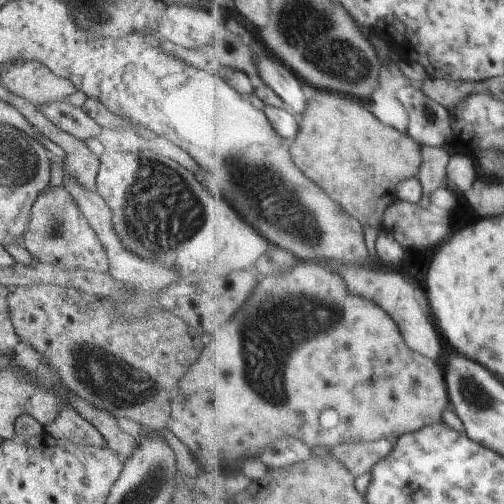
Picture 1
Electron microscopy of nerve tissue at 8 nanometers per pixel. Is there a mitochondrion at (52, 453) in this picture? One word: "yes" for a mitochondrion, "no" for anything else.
no

